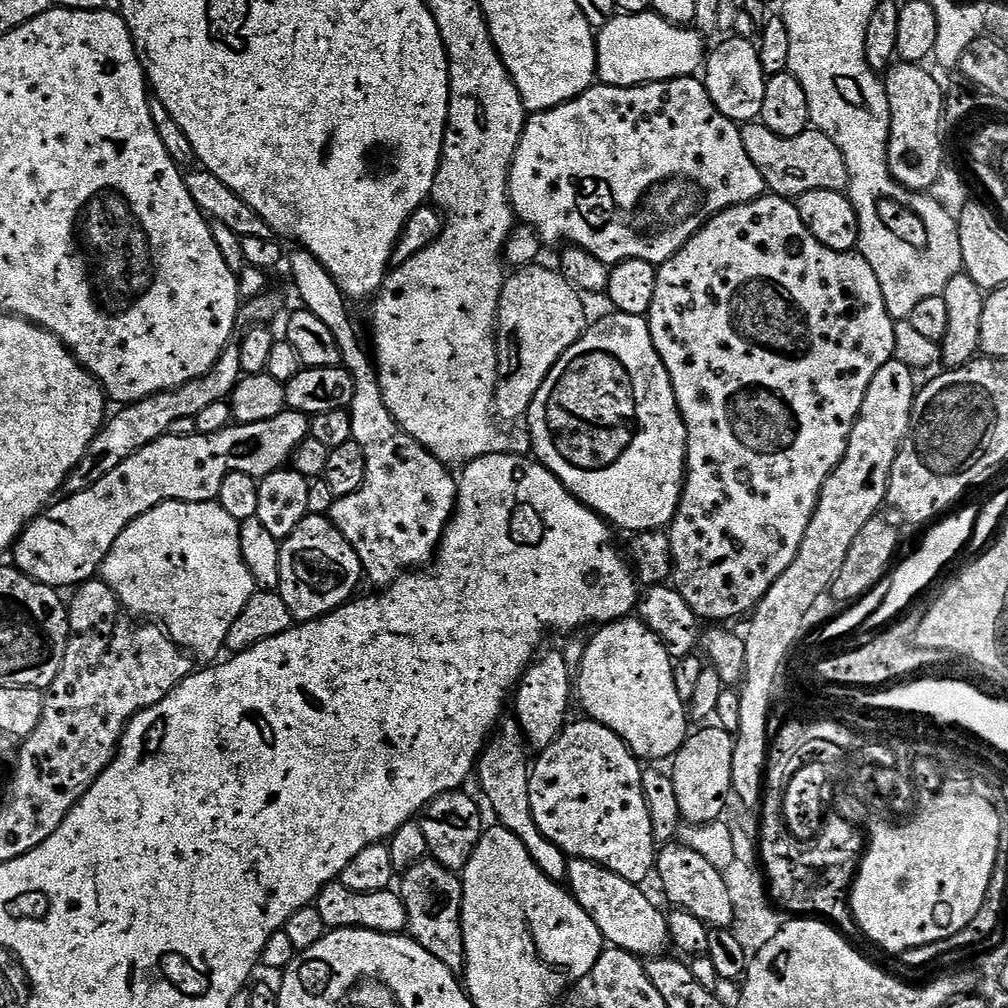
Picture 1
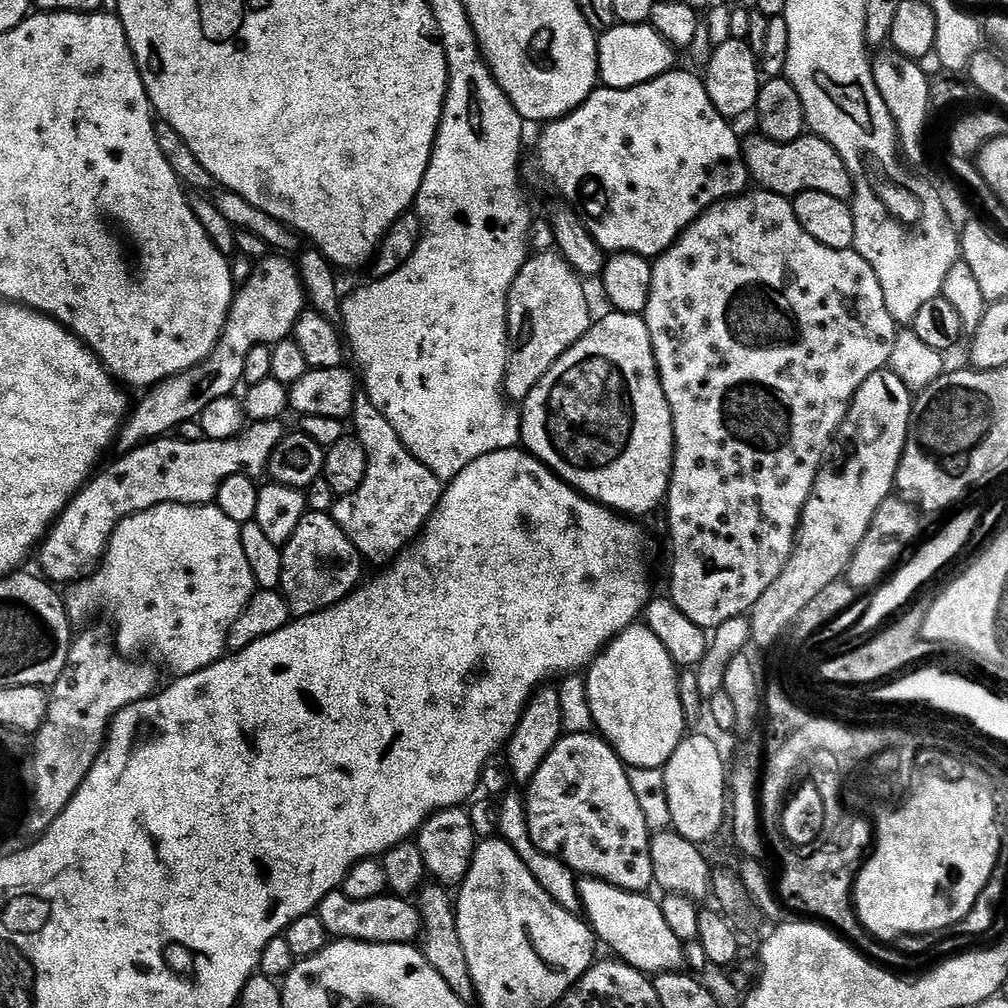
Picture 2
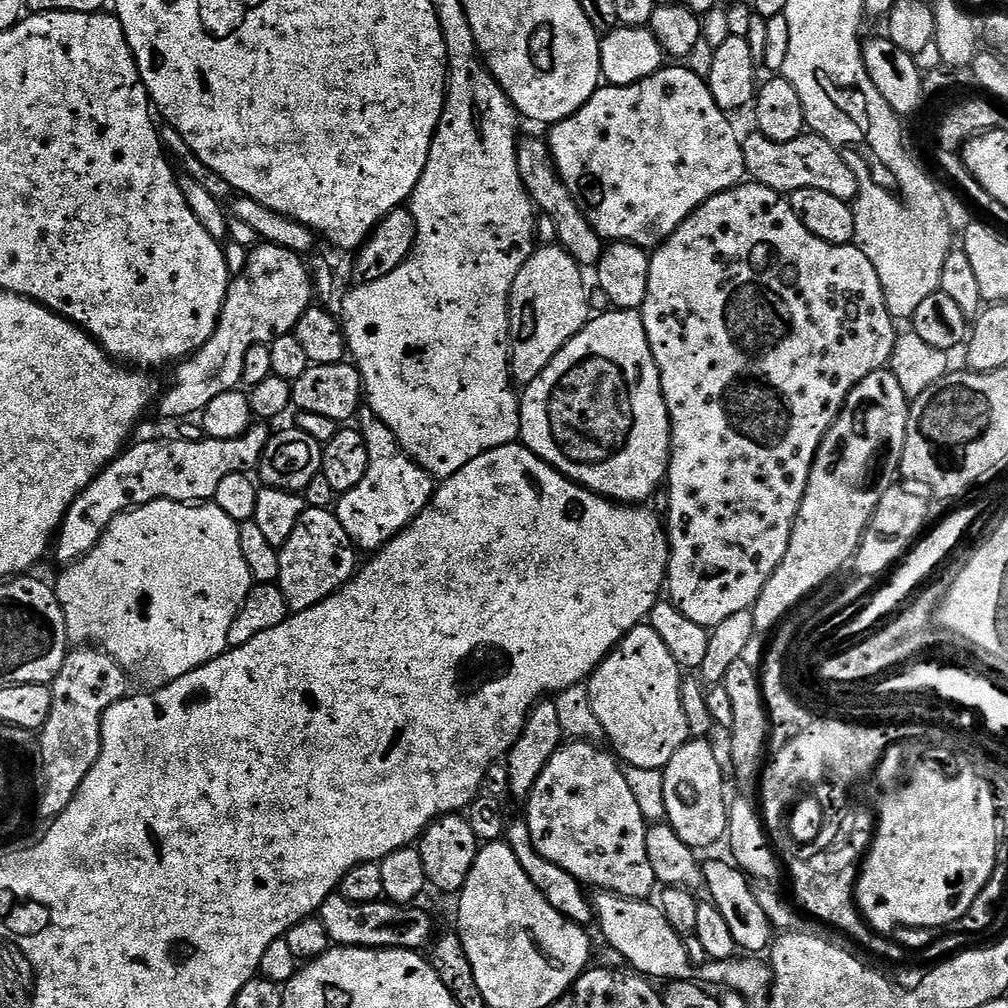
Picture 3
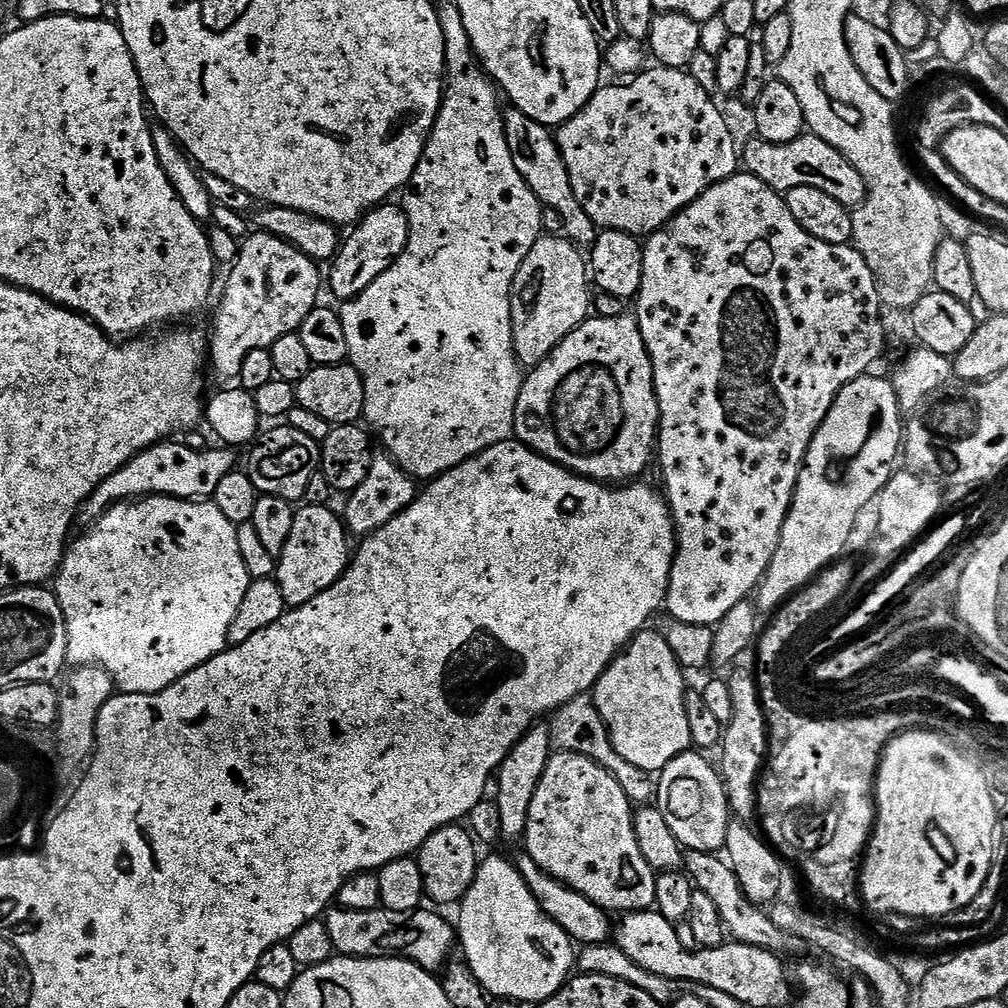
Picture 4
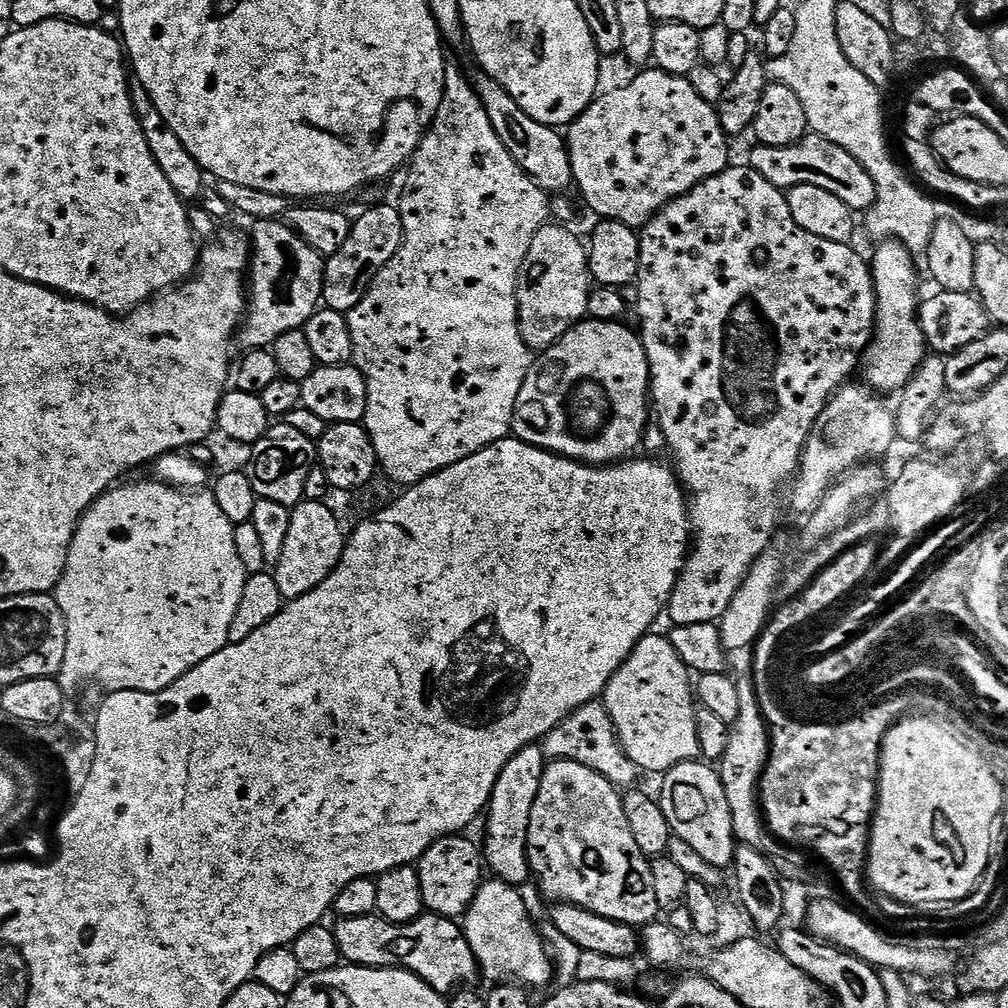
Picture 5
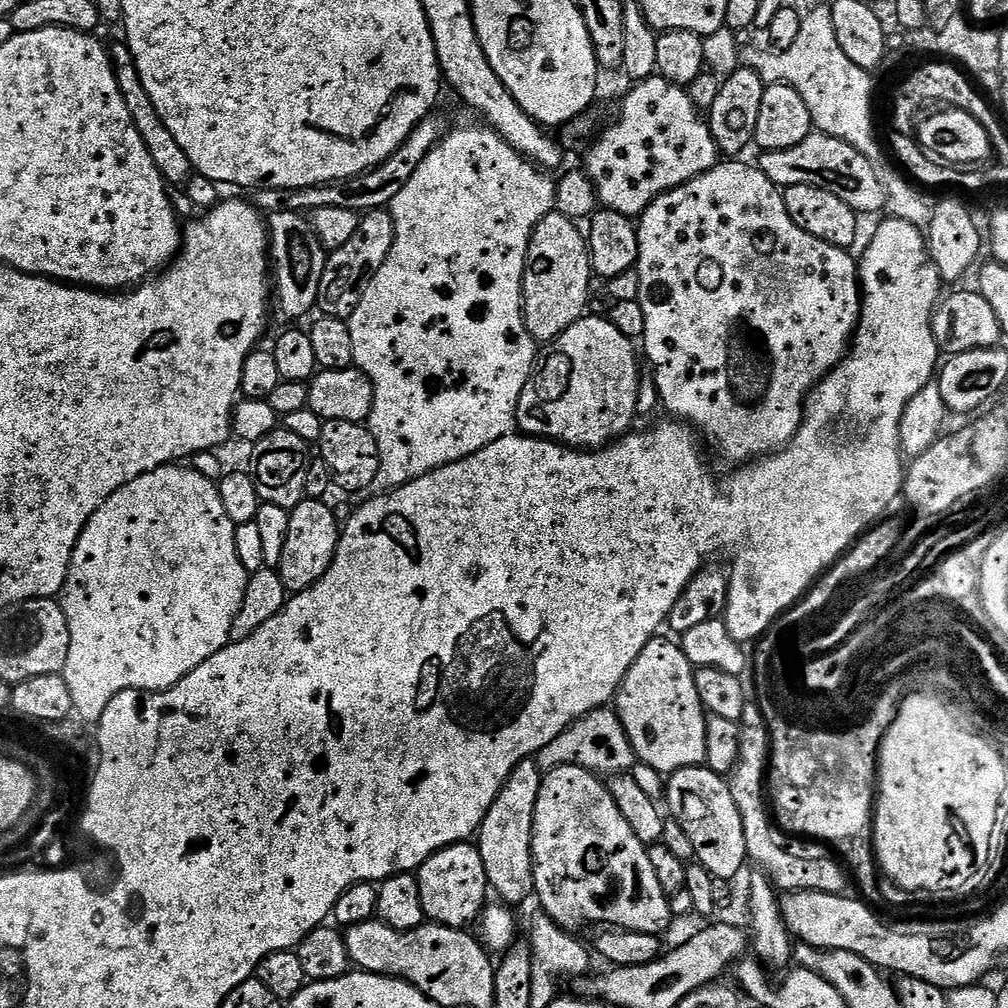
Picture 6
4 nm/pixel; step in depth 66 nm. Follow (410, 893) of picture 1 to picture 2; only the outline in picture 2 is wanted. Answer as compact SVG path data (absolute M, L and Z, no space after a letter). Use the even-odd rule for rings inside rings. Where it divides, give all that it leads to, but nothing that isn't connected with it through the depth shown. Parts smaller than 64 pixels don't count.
M424 882L420 884L414 896L416 912L420 915L420 934L418 947L423 952L426 962L442 976L447 986L467 1002L477 999L476 988L471 980L469 963L459 938L458 922L456 921L456 905L453 893L439 882Z

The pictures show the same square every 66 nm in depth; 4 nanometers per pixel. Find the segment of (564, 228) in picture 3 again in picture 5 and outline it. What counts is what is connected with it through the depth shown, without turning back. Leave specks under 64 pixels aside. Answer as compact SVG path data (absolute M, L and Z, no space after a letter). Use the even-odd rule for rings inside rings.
M480 78L474 84L476 93L480 95L482 106L490 118L490 124L494 126L494 134L506 146L510 158L518 162L518 166L528 175L543 192L549 194L564 194L573 187L572 167L570 166L570 154L565 137L559 131L542 122L534 122L514 98L505 90L499 82L491 78Z

